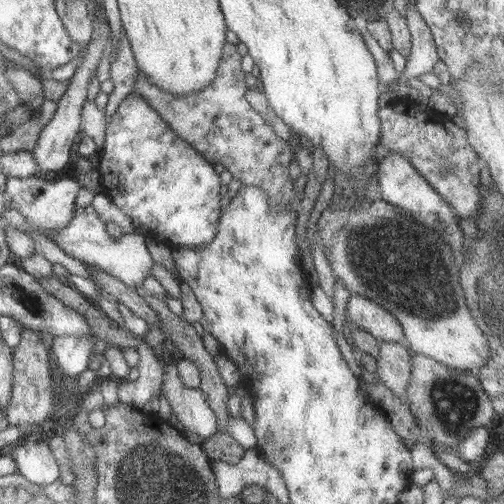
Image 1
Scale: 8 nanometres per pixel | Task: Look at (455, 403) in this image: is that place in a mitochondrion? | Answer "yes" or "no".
yes

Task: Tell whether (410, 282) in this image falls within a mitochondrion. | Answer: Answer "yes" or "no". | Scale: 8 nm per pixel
yes

